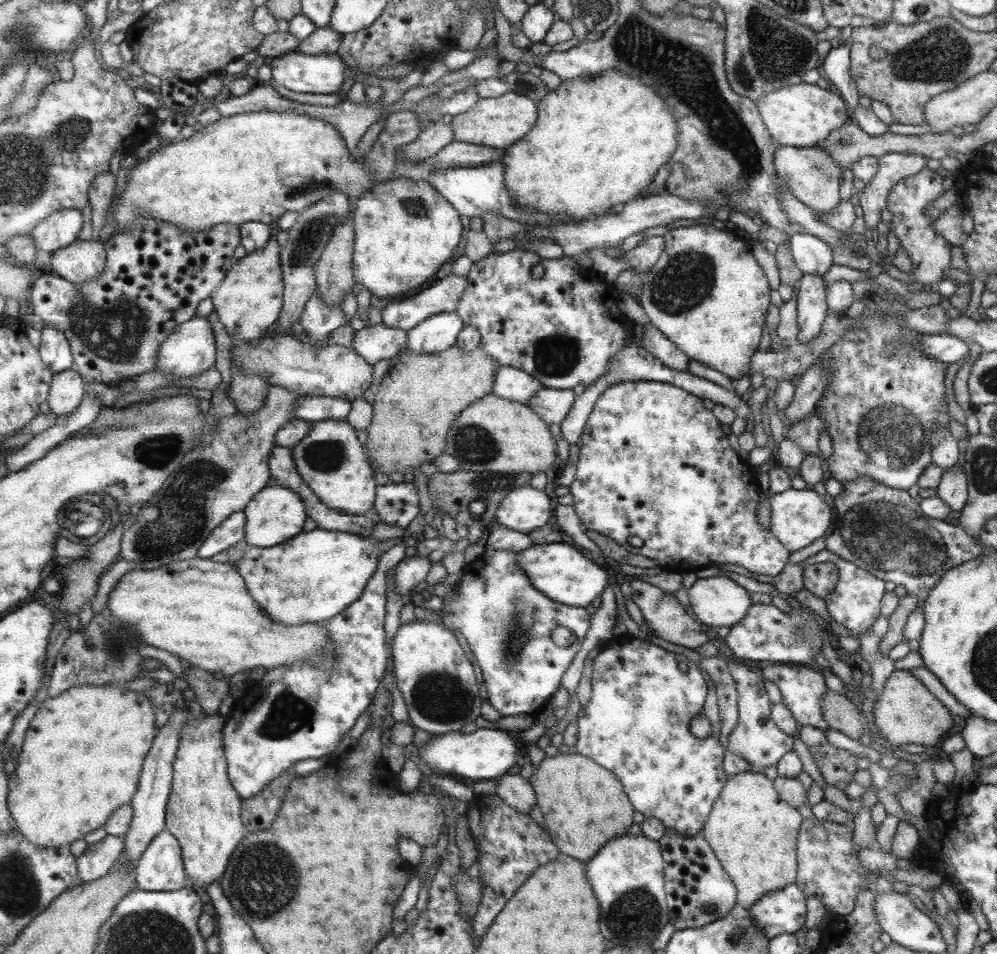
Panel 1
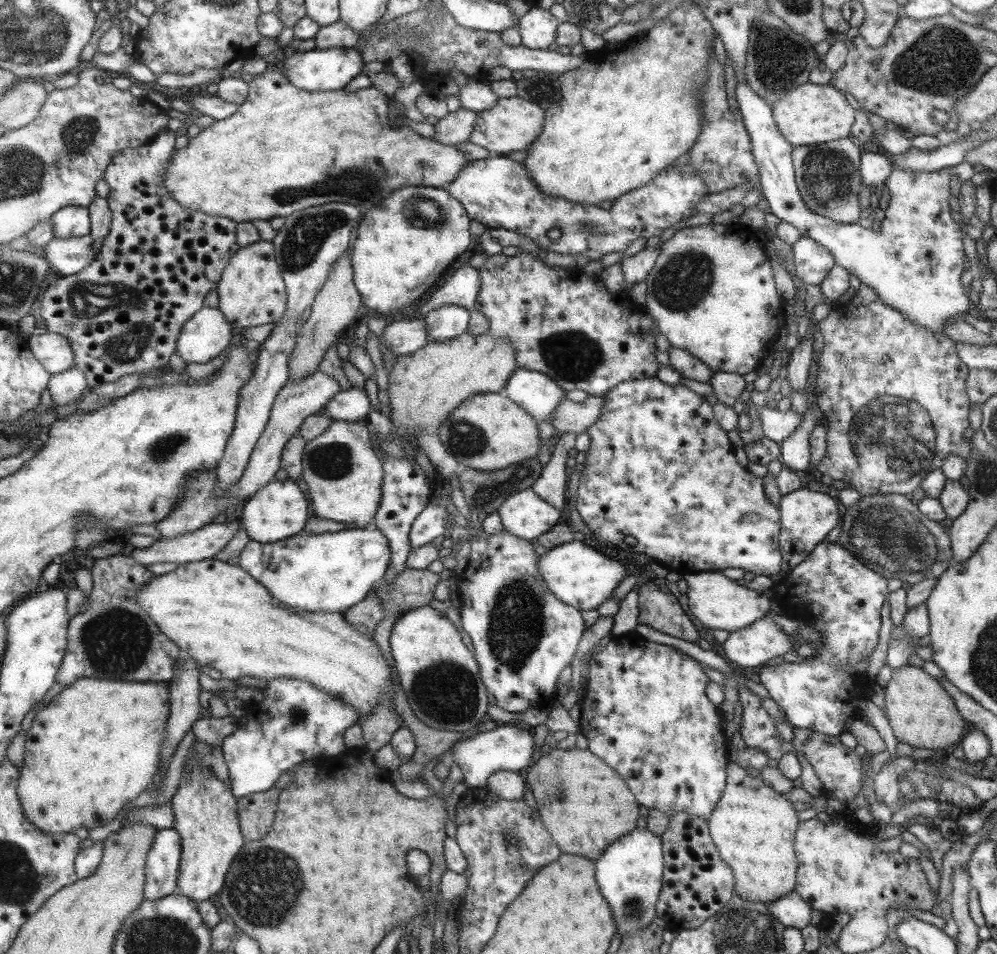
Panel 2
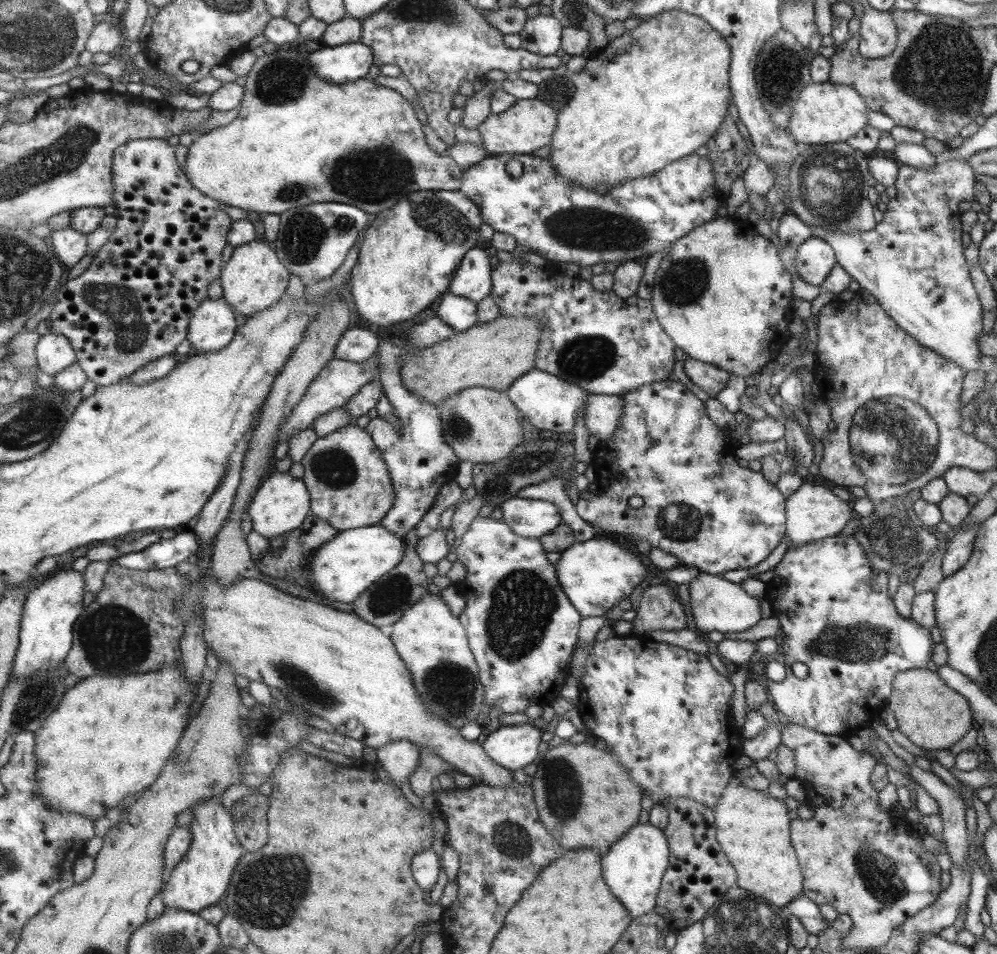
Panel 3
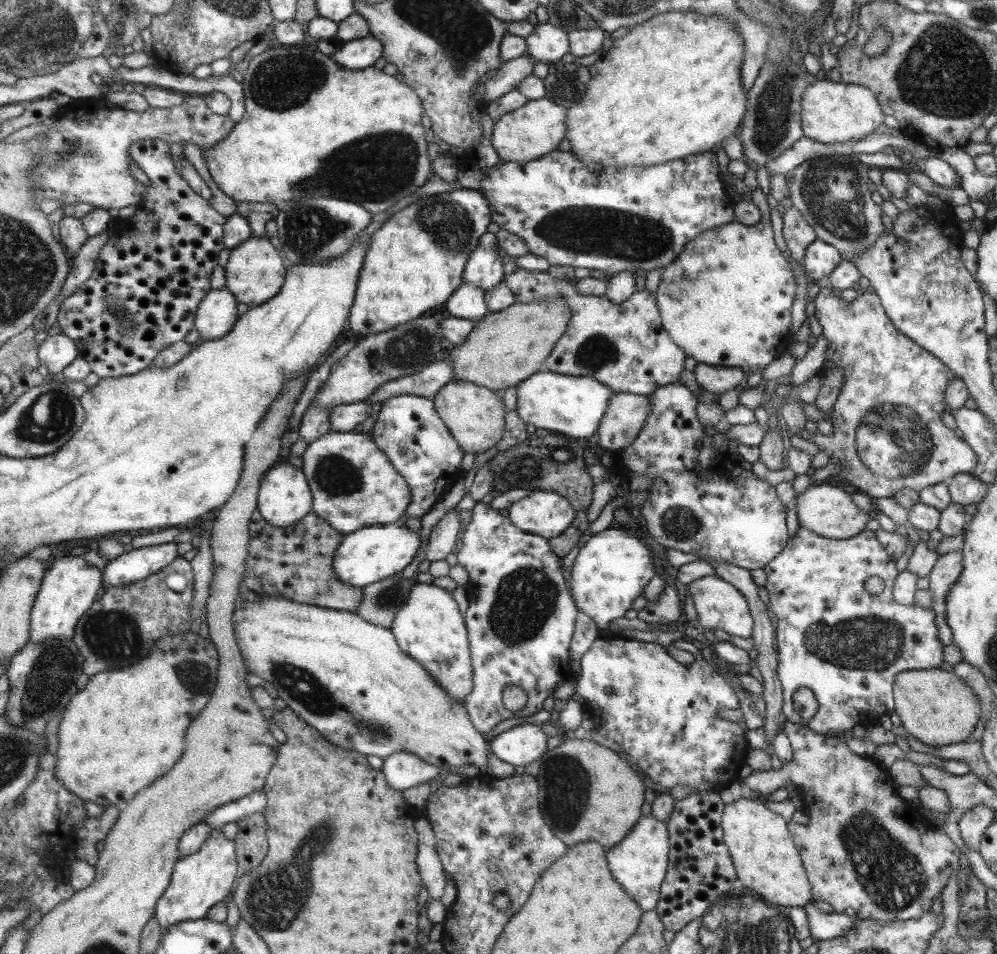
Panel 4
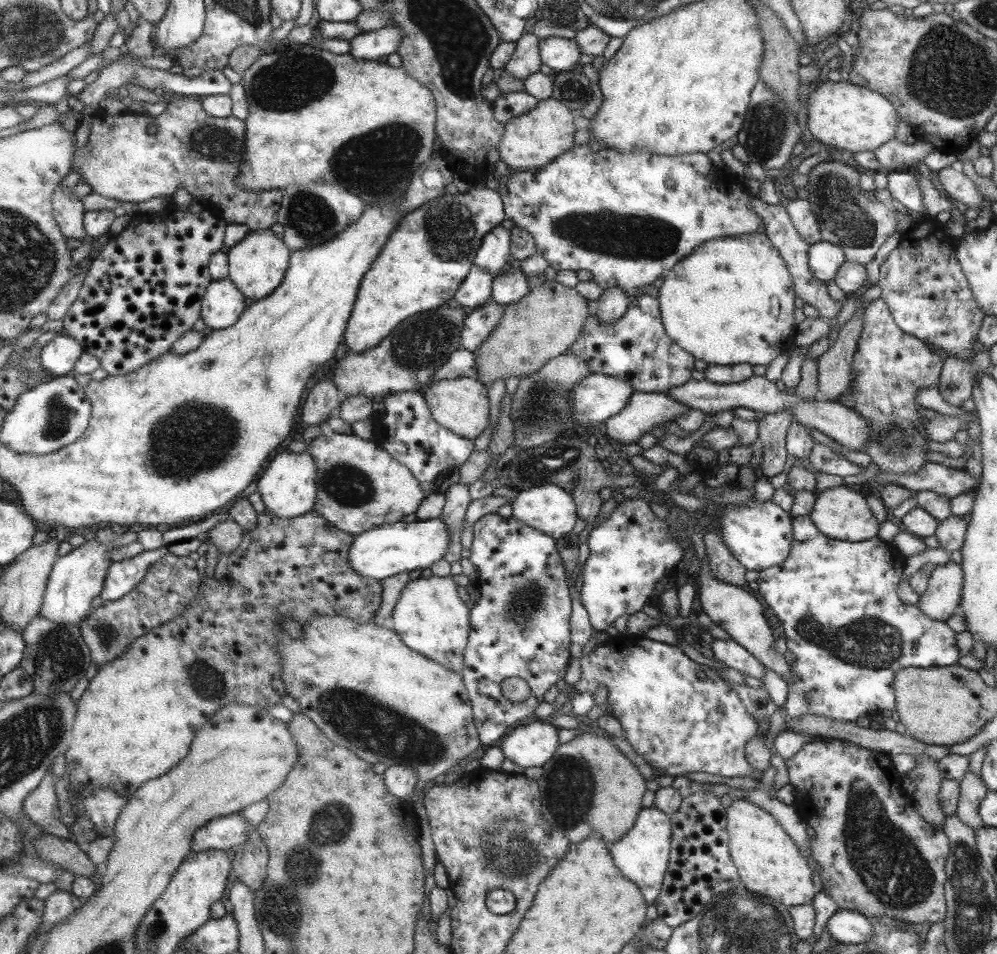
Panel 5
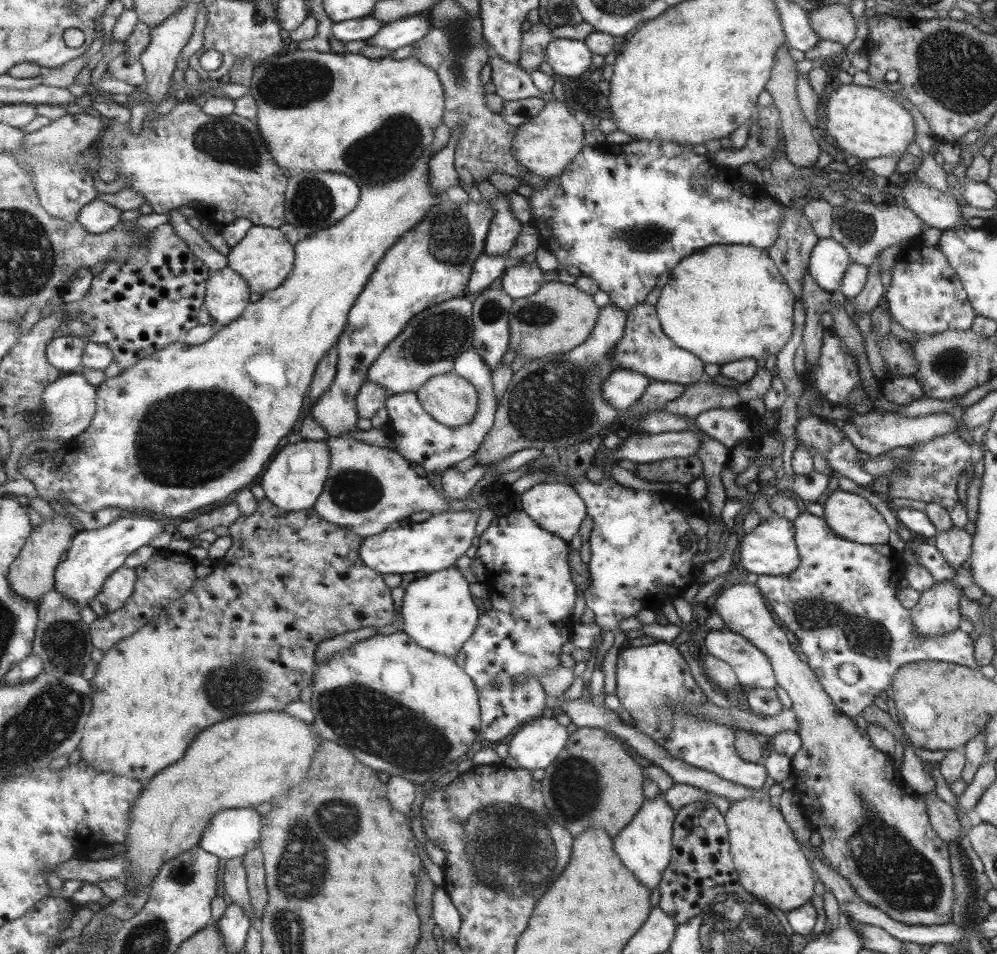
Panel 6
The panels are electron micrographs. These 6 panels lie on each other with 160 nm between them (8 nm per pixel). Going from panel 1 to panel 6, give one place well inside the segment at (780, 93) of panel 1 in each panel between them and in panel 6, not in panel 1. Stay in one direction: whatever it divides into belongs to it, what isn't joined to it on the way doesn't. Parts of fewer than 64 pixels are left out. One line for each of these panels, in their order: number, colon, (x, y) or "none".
2: (810, 114)
3: (825, 113)
4: (832, 113)
5: (848, 117)
6: (863, 122)

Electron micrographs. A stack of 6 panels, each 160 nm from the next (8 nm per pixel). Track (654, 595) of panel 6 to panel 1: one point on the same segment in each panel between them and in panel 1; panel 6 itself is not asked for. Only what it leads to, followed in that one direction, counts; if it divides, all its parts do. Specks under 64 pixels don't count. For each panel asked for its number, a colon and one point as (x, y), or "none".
1: (559, 572)
2: (577, 575)
3: (595, 574)
4: (609, 572)
5: (628, 552)

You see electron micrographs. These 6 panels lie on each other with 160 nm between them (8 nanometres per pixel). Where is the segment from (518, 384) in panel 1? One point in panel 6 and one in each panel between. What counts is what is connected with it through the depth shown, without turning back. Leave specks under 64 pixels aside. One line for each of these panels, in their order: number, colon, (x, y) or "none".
2: (533, 391)
3: (548, 403)
4: (570, 405)
5: (597, 397)
6: (623, 387)

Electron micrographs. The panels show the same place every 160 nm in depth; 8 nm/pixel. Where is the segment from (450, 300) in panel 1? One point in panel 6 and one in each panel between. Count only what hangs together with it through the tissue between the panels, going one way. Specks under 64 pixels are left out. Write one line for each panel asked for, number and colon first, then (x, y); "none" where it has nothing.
2: (460, 288)
3: (471, 279)
4: (483, 268)
5: (493, 253)
6: (504, 228)

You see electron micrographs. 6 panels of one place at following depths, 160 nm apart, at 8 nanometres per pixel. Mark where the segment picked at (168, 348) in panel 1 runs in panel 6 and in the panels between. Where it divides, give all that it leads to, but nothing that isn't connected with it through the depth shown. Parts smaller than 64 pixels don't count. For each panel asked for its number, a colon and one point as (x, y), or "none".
2: (204, 337)
3: (213, 327)
4: (217, 315)
5: (224, 303)
6: (228, 295)

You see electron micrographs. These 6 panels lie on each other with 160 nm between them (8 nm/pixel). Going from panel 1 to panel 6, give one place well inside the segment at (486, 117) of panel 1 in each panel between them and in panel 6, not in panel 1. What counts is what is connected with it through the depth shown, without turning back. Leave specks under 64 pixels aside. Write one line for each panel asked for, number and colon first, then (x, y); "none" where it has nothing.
2: (512, 125)
3: (527, 125)
4: (537, 128)
5: (531, 141)
6: (546, 145)

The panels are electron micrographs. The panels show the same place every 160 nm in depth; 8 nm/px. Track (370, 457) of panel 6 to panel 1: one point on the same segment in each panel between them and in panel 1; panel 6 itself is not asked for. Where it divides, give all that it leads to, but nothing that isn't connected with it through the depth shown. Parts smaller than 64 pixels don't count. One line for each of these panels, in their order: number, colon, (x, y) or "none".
1: (329, 458)
2: (342, 474)
3: (349, 485)
4: (353, 484)
5: (360, 486)

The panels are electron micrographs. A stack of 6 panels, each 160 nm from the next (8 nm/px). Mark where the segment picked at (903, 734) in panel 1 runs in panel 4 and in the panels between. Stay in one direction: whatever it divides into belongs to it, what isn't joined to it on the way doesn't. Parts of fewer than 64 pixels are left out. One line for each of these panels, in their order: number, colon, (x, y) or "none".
2: (919, 711)
3: (929, 713)
4: (936, 707)

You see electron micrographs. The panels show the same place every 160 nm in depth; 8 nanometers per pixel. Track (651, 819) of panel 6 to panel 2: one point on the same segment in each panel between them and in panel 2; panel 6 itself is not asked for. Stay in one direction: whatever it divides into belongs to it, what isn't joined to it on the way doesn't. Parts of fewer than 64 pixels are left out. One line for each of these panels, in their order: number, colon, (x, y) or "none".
2: (630, 871)
3: (634, 864)
4: (639, 862)
5: (641, 854)

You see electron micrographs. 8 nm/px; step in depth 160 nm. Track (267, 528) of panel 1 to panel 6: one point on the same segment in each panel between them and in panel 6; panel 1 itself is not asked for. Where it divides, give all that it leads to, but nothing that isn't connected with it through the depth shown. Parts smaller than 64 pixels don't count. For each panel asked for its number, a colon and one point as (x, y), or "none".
2: (277, 512)
3: (281, 504)
4: (285, 498)
5: (288, 487)
6: (294, 479)

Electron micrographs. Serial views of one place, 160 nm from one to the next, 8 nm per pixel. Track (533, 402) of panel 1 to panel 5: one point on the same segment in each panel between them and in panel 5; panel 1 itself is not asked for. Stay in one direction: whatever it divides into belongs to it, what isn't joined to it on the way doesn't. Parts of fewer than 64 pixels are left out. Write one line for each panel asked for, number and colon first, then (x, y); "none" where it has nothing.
2: (567, 417)
3: (601, 414)
4: (625, 413)
5: (644, 409)

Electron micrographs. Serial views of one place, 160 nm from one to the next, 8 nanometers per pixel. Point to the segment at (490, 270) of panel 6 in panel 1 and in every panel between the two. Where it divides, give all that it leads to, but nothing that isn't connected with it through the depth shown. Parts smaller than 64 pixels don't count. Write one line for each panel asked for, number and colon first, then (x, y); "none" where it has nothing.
1: (439, 332)
2: (444, 323)
3: (460, 313)
4: (468, 302)
5: (474, 291)

